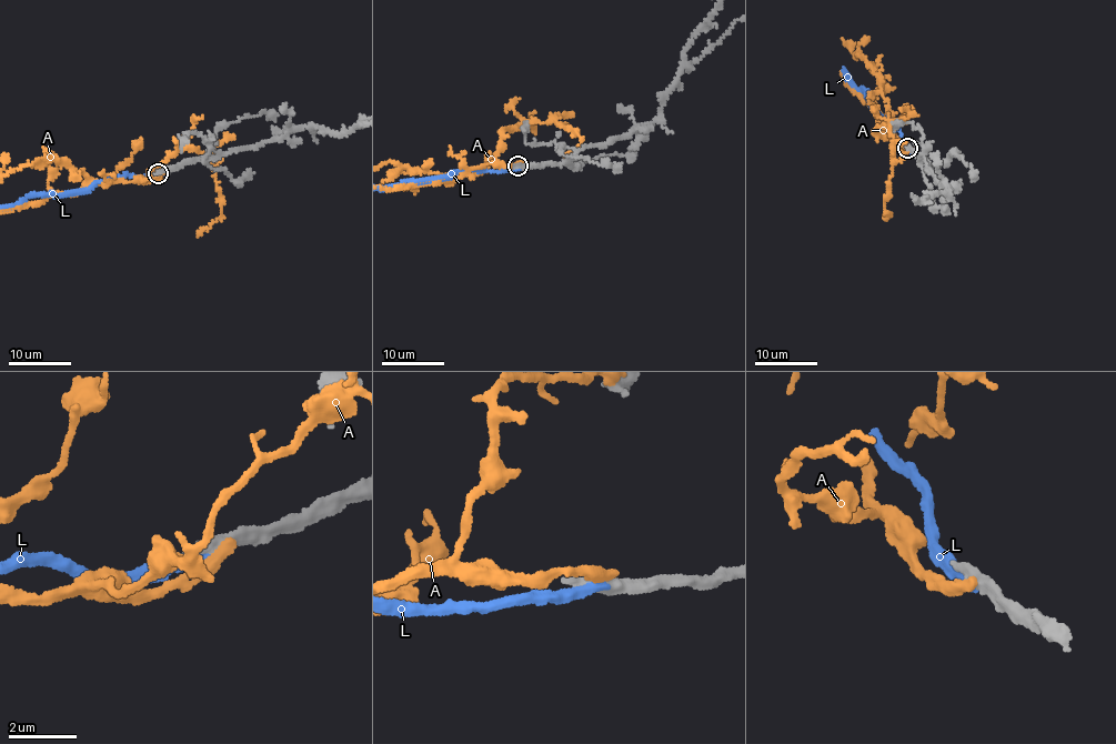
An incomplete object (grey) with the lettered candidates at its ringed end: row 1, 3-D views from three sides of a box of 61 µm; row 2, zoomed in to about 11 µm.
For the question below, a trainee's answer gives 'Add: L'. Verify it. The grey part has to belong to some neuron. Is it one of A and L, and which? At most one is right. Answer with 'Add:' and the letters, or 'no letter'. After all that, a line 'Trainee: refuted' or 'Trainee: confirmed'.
Add: no letter
Trainee: refuted

